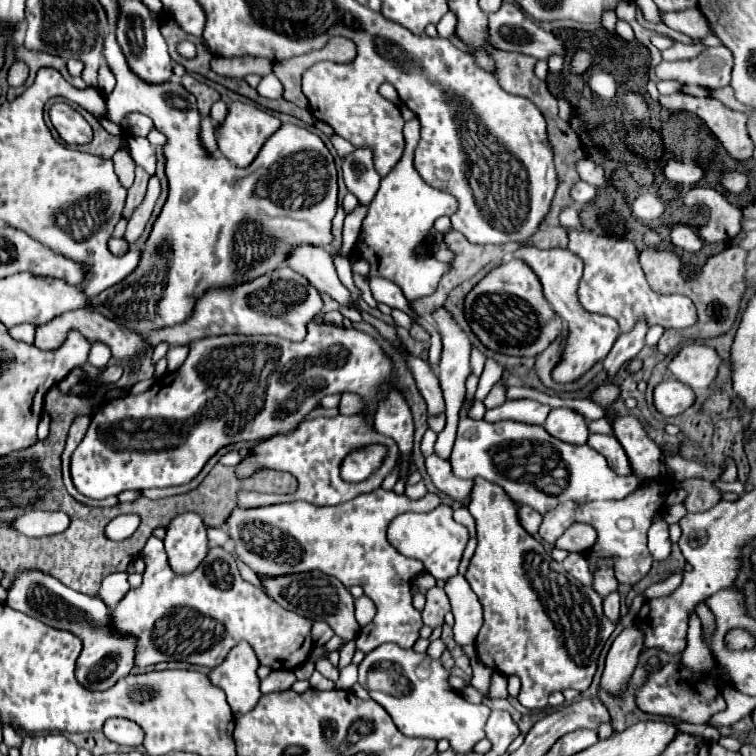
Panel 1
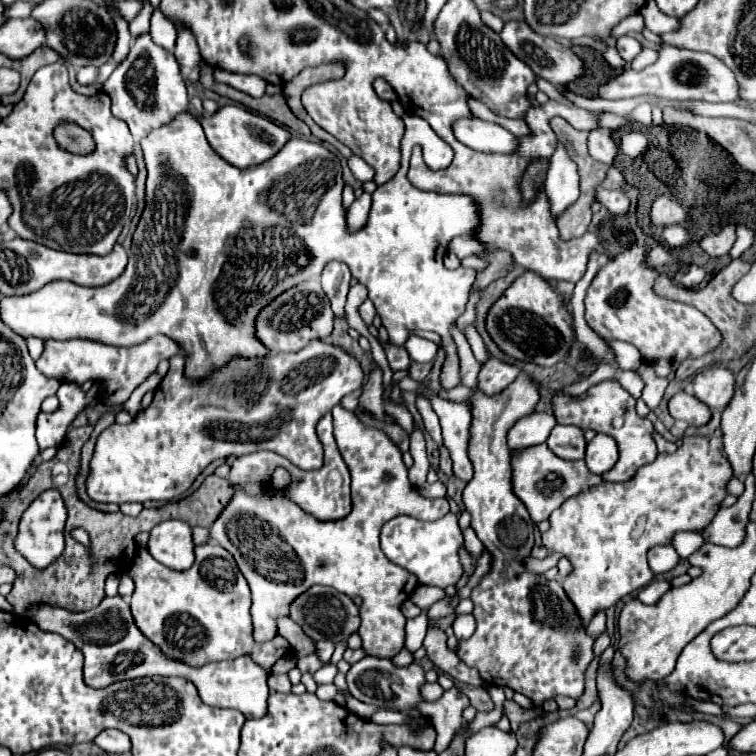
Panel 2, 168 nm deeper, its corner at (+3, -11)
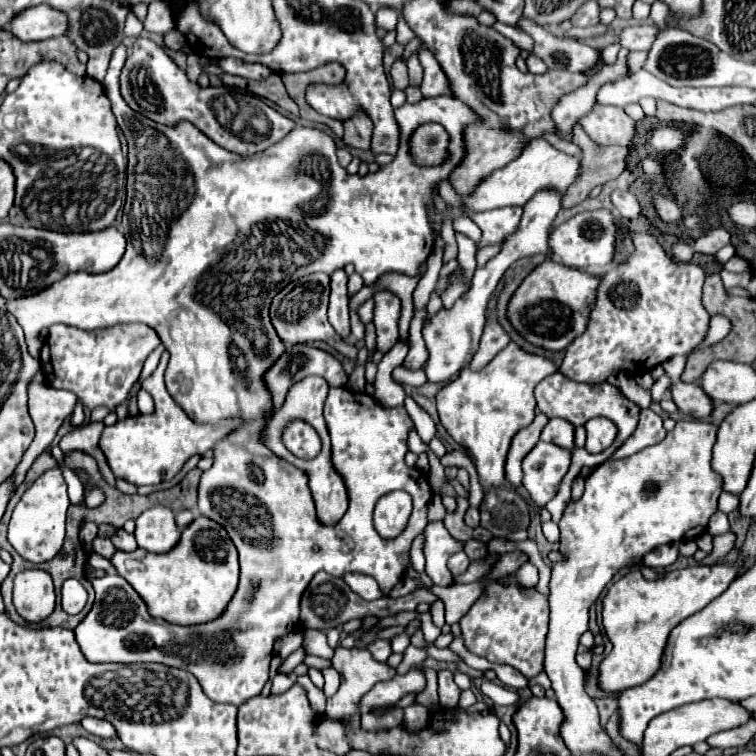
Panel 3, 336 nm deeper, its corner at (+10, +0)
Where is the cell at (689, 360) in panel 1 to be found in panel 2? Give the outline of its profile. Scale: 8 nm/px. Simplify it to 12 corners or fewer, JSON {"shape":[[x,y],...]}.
{"shape":[[712,365],[692,377],[694,397],[724,409],[734,375]]}

